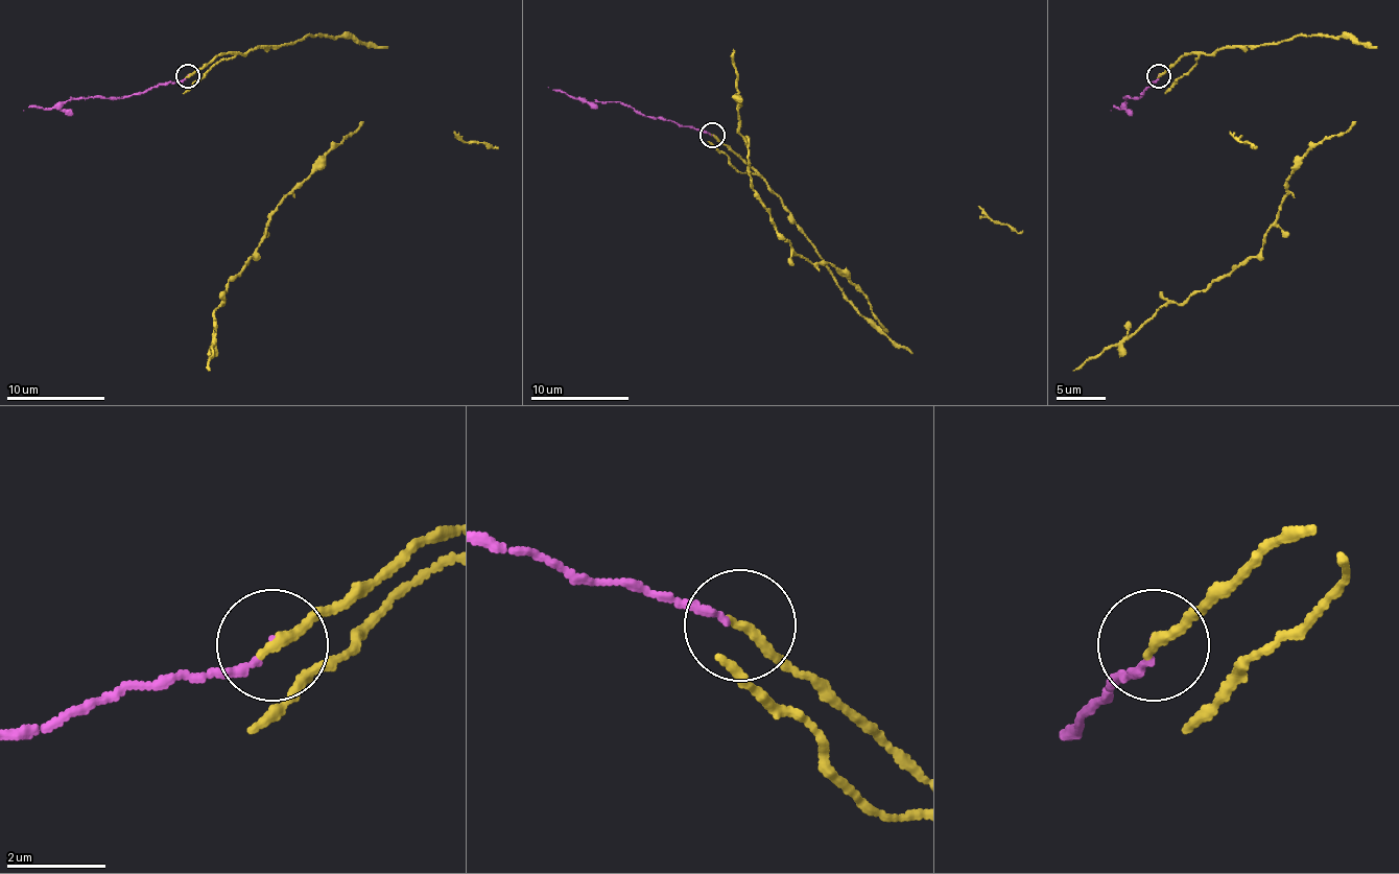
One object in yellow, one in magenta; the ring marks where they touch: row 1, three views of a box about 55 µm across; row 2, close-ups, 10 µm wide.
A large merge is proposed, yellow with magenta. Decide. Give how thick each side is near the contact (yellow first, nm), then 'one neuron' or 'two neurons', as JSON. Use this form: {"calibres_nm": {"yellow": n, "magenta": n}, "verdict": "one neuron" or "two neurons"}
{"calibres_nm": {"yellow": 220, "magenta": 80}, "verdict": "two neurons"}

